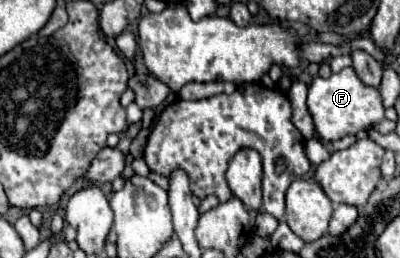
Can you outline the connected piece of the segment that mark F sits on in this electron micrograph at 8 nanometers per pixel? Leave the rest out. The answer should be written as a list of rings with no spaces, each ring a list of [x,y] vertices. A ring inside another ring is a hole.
[[[352,67],[332,73],[328,79],[316,77],[308,87],[308,111],[312,115],[316,133],[326,143],[338,141],[350,133],[358,133],[360,129],[384,119],[384,107],[378,89],[364,85]]]

